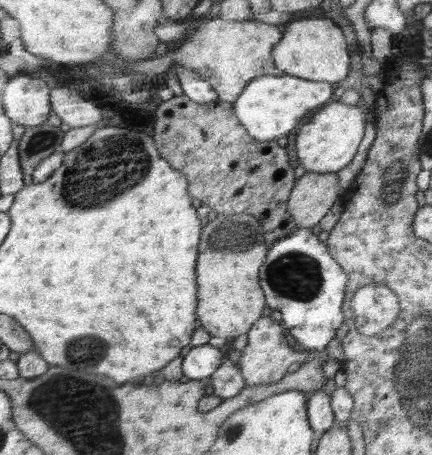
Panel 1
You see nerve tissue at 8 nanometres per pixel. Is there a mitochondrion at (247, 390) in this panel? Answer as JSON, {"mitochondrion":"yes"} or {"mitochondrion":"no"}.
{"mitochondrion":"no"}

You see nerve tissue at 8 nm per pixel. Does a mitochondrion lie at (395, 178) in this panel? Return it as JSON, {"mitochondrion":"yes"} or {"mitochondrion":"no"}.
{"mitochondrion":"yes"}

